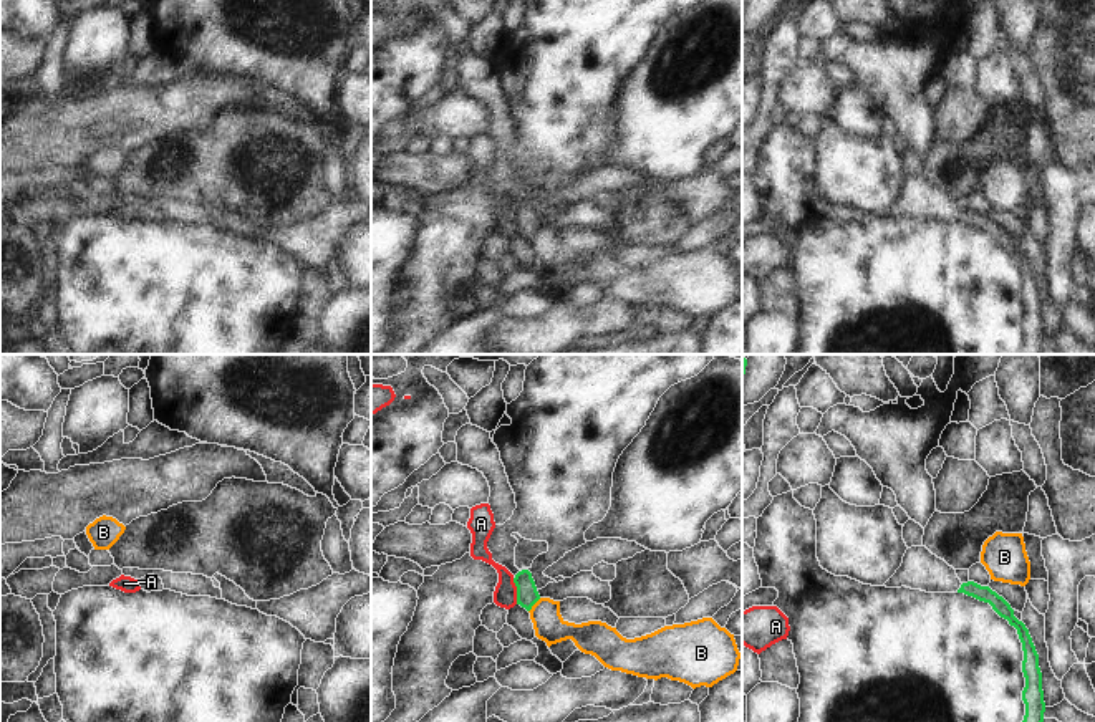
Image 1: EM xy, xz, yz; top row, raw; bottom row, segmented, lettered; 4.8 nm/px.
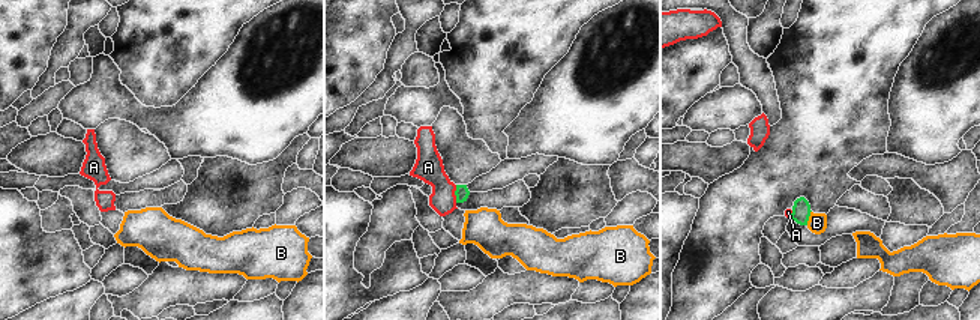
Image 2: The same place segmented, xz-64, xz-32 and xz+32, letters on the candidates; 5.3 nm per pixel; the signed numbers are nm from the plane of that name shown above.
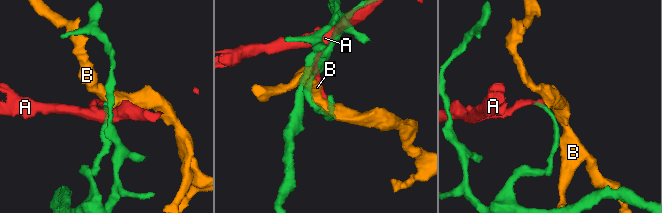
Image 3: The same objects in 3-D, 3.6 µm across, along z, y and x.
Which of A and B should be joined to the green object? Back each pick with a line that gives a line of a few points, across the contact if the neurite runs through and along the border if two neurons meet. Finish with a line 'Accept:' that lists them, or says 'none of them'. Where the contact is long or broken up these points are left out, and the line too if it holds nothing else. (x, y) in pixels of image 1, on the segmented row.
Accept: none of them

